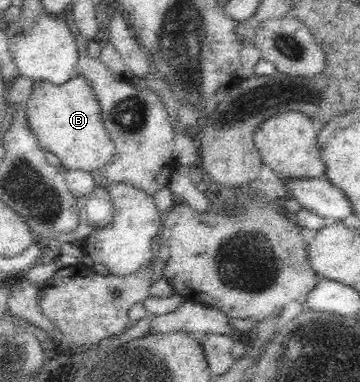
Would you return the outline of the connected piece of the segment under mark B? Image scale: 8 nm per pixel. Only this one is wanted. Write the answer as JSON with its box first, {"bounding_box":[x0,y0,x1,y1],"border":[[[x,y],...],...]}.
{"bounding_box":[23,74,114,172],"border":[[[75,74],[61,85],[33,81],[31,95],[25,103],[23,113],[40,148],[59,158],[61,170],[92,172],[108,164],[114,156],[114,143],[110,141],[102,124],[98,99],[82,75]]]}

